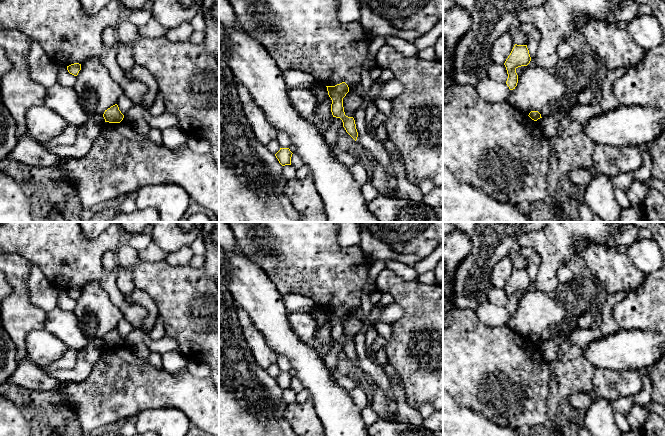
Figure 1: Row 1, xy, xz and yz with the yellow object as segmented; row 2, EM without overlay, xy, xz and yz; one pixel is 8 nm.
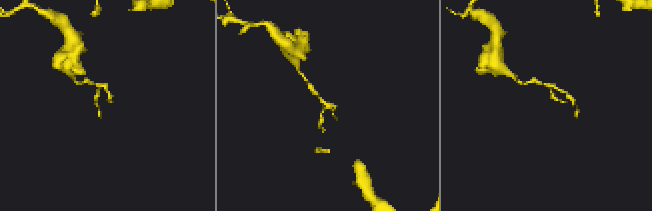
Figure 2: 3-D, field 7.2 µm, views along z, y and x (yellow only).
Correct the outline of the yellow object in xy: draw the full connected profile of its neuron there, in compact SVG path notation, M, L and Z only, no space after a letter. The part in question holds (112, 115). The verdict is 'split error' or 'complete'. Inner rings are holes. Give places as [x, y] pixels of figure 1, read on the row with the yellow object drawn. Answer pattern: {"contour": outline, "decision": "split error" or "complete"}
{"contour": "M115 104L108 108L107 110L105 110L103 117L105 119L105 122L120 123L123 120L124 115L119 110L118 105Z", "decision": "complete"}

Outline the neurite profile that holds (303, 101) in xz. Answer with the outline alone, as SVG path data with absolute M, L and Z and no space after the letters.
M311 87L289 88L288 98L296 112L305 119L313 119L317 99L312 94Z

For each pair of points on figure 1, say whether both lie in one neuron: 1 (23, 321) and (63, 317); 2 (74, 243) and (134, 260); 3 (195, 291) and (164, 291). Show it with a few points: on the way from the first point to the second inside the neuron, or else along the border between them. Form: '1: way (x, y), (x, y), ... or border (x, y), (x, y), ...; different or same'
1: border (47, 312), (43, 328); different
2: border (120, 245), (115, 253); different
3: way (187, 291), (172, 291); same

